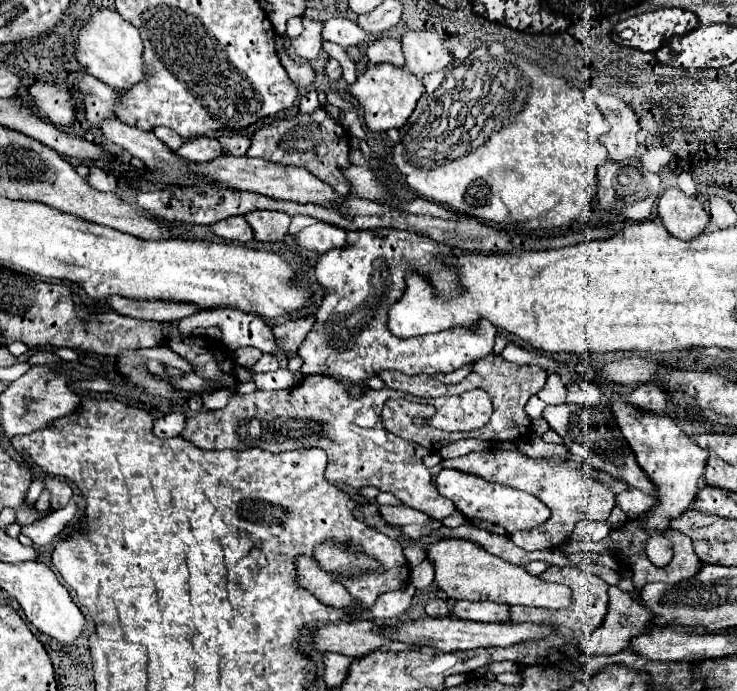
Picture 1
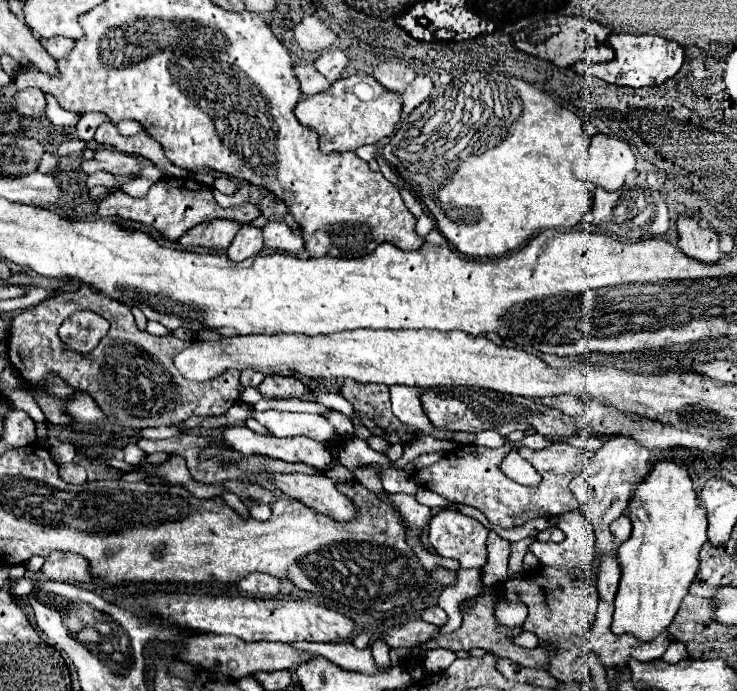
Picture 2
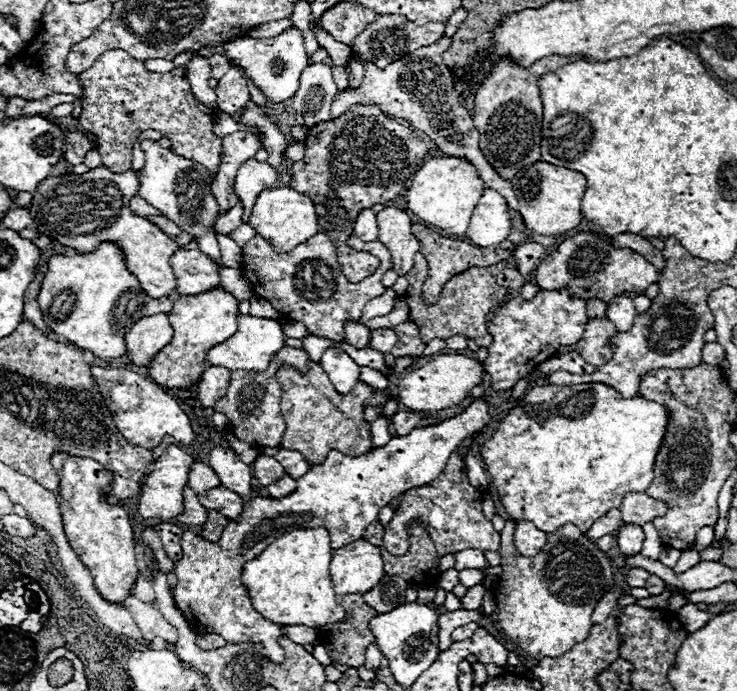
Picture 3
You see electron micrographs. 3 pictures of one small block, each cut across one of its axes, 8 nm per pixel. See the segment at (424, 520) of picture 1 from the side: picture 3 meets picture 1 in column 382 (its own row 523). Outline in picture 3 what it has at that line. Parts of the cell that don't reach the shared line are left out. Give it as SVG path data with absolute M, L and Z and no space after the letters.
M510 518L500 532L502 546L498 554L502 556L500 566L504 568L504 574L494 588L496 602L500 602L498 616L528 618L528 654L536 658L556 658L588 638L592 612L614 584L610 558L572 524L548 534L548 544L542 552L526 558L516 552L514 546L516 524L518 522Z

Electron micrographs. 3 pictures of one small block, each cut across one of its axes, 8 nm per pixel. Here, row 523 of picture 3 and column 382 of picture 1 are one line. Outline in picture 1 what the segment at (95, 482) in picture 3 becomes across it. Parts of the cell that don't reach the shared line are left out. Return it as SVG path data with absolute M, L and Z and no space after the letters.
M374 64L368 66L362 76L348 88L348 92L360 102L364 108L364 122L370 130L390 130L402 128L410 114L416 108L416 102L424 94L424 84L406 68L398 68L392 64Z

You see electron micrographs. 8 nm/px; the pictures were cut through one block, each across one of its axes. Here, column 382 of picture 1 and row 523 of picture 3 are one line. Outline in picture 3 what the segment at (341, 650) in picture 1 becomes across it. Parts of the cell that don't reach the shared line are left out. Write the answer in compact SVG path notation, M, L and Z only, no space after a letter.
M628 492L620 504L622 520L626 524L640 524L644 526L656 516L664 516L668 512L668 506L656 498L646 496L644 492Z

